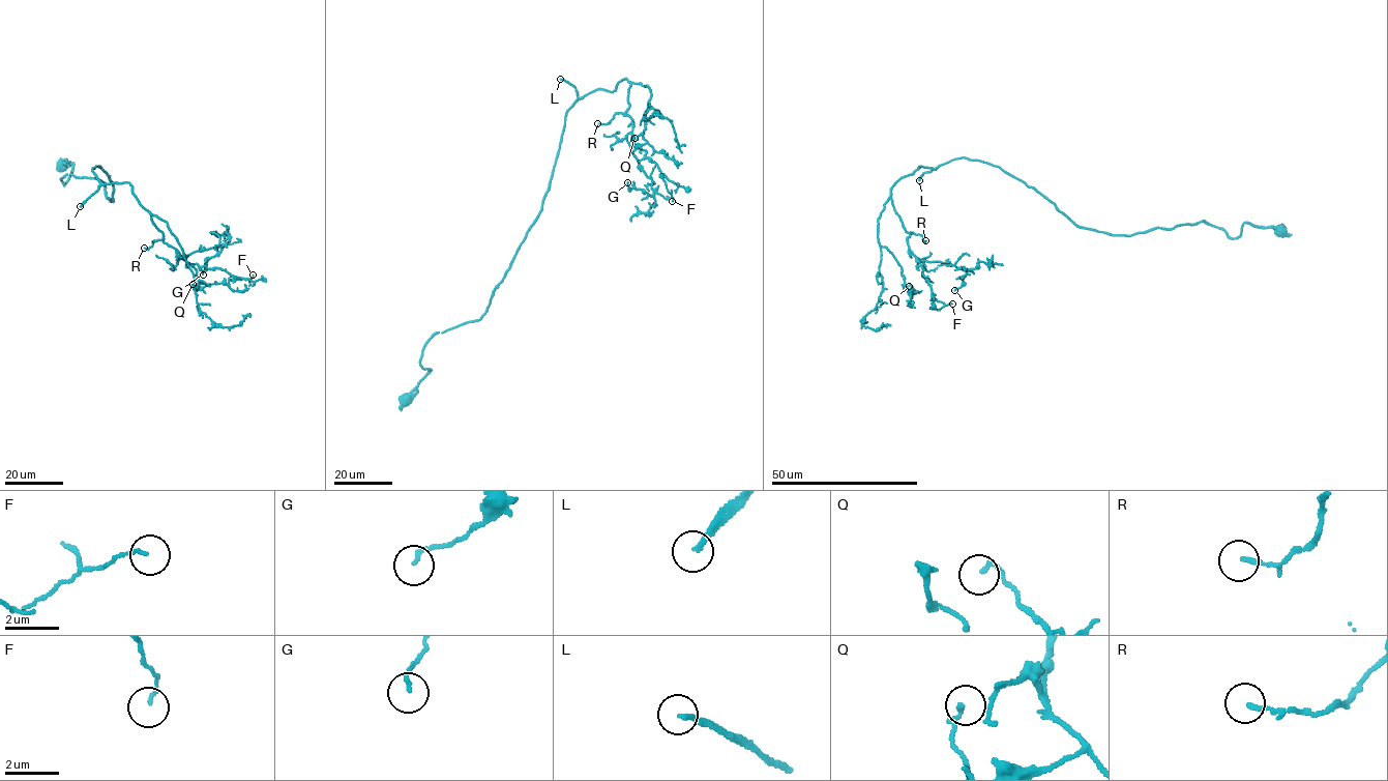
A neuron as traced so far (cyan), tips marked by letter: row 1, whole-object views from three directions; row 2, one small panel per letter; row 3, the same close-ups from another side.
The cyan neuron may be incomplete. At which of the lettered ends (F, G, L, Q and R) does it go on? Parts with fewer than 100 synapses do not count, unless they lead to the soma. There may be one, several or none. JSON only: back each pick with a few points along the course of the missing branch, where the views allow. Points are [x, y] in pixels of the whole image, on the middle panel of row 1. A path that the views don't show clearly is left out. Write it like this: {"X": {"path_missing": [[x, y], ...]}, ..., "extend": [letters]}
{"L": {"path_missing": [[560, 79], [536, 74], [489, 106], [478, 106], [443, 133], [425, 126], [435, 120]]}, "extend": ["L"]}

